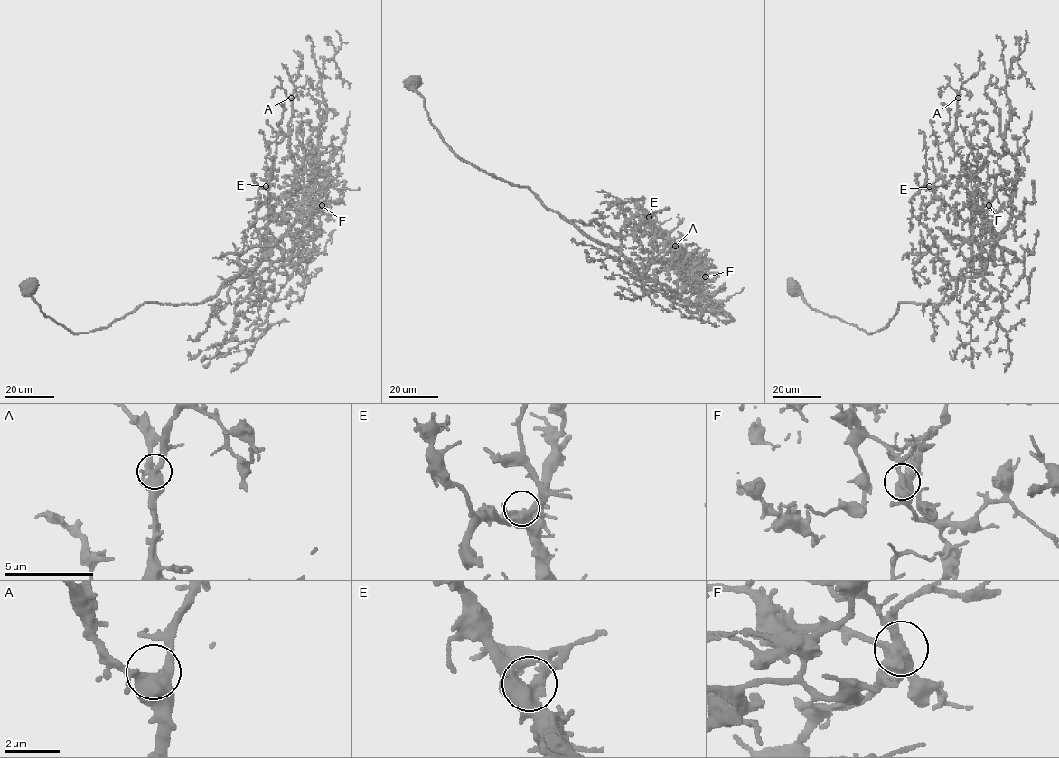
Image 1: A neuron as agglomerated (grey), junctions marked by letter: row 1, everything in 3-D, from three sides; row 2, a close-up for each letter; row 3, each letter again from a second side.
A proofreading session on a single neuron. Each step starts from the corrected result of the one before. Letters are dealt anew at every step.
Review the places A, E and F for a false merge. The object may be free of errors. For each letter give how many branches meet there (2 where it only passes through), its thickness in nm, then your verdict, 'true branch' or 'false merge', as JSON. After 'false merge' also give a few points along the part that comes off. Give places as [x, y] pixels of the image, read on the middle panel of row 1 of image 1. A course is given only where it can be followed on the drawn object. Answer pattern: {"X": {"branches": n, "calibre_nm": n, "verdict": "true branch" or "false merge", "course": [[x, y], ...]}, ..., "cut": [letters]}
{"A": {"branches": 4, "calibre_nm": 460, "verdict": "true branch"}, "E": {"branches": 4, "calibre_nm": 400, "verdict": "true branch"}, "F": {"branches": 4, "calibre_nm": 460, "verdict": "false merge", "course": [[705, 277], [700, 270], [681, 271], [673, 266], [701, 264], [701, 276], [711, 272], [716, 275], [711, 279]]}, "cut": ["F"]}

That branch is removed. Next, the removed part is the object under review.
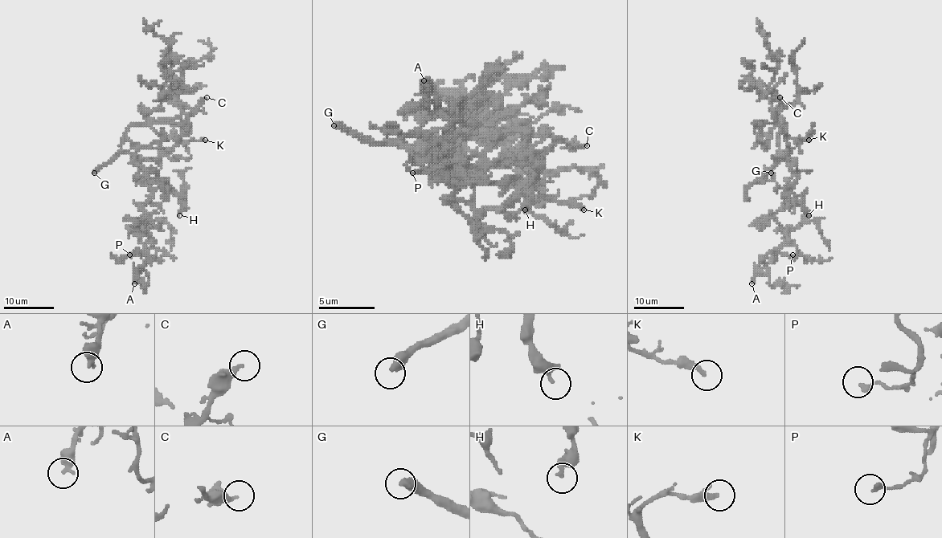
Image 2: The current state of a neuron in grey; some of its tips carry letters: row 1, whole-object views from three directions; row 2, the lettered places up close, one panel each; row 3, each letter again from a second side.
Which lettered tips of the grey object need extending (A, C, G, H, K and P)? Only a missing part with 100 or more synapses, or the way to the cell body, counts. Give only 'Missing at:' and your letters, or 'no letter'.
Missing at: G

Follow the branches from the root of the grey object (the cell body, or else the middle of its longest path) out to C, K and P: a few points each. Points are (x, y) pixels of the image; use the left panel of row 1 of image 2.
C: (132, 152), (121, 148), (123, 134), (132, 125), (150, 125), (155, 120), (191, 114), (206, 97)
K: (132, 152), (143, 159), (166, 156), (180, 137), (182, 142), (205, 140)
P: (132, 152), (153, 196), (143, 205), (149, 218), (133, 230), (143, 254), (129, 254)

